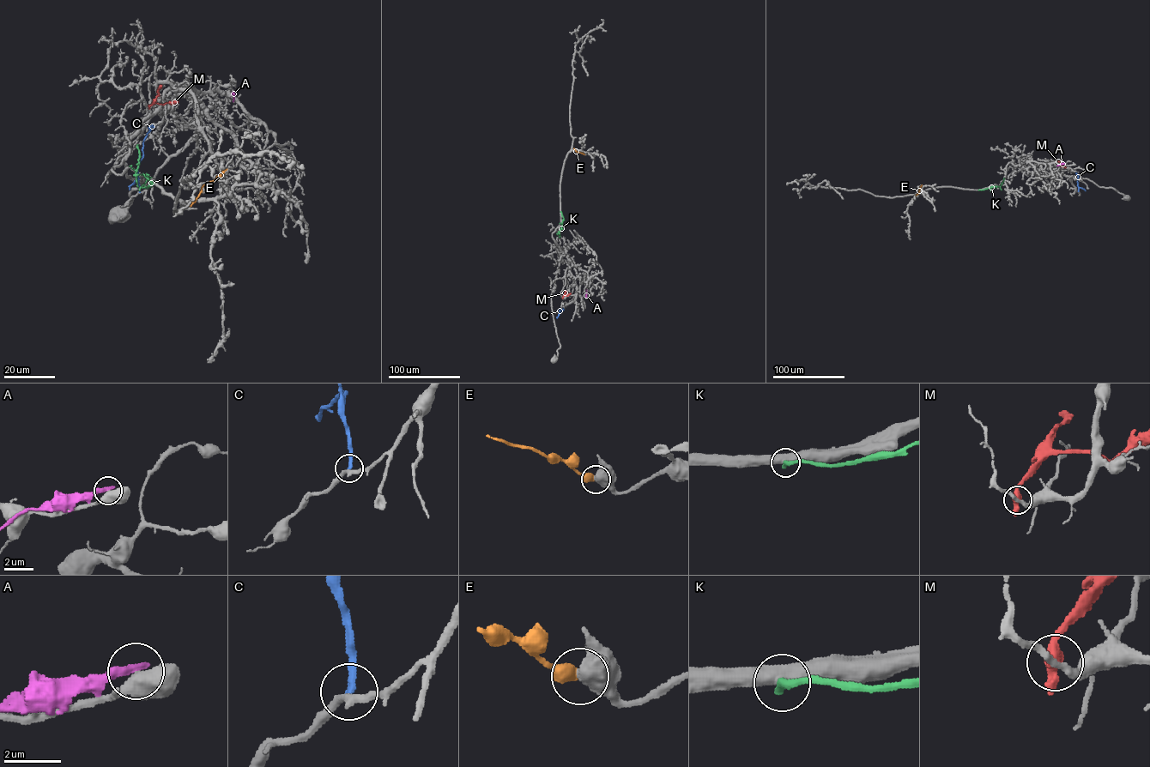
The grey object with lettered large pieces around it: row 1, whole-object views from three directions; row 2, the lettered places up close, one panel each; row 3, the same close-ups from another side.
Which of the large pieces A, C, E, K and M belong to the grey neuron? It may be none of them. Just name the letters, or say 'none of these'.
none of these

